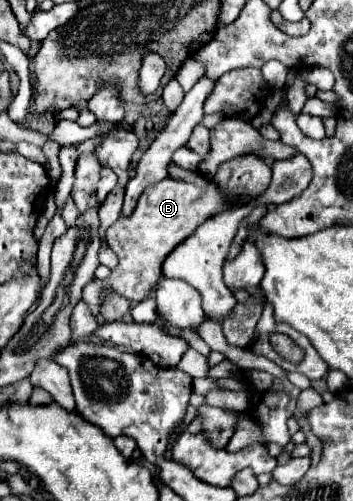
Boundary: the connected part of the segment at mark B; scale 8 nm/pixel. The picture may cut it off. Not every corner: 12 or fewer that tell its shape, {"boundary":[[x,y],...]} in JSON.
{"boundary":[[171,177],[147,187],[135,211],[107,229],[119,257],[103,289],[149,297],[163,259],[219,207],[215,183]]}

